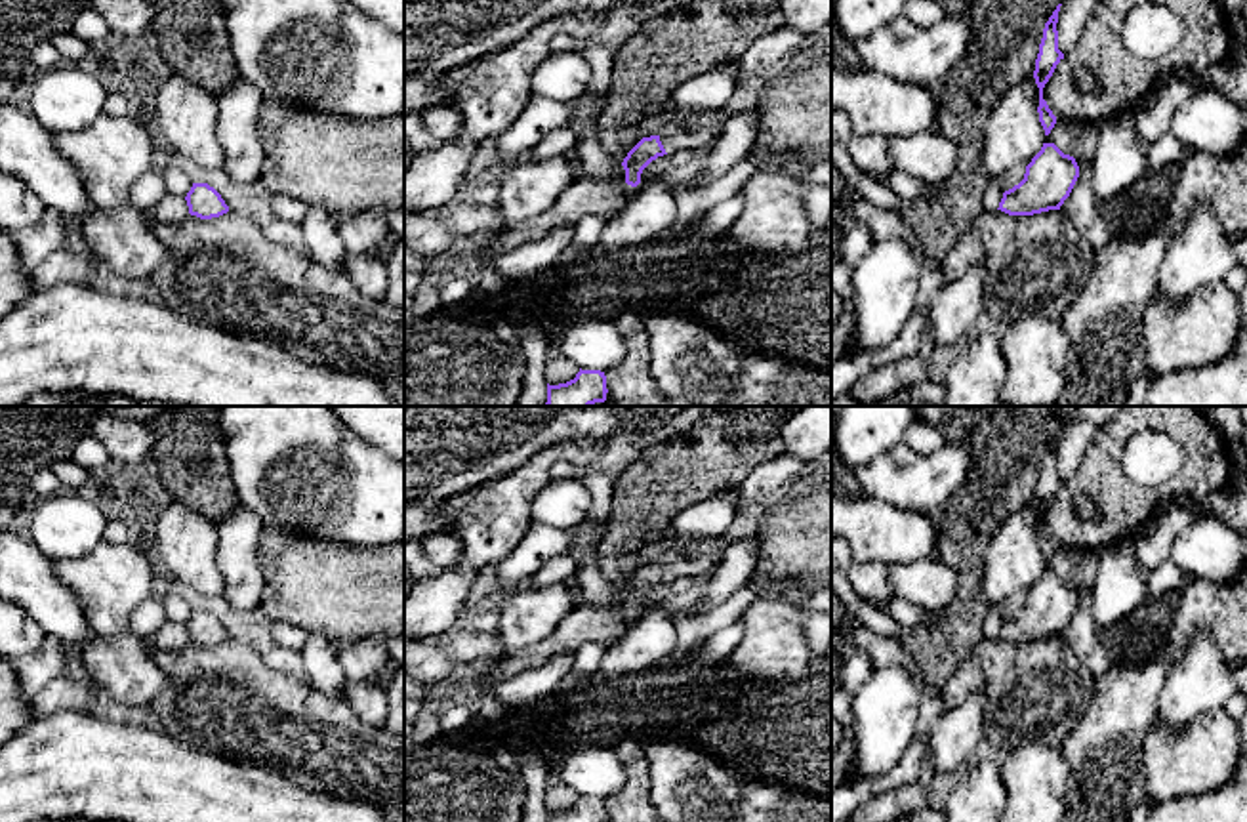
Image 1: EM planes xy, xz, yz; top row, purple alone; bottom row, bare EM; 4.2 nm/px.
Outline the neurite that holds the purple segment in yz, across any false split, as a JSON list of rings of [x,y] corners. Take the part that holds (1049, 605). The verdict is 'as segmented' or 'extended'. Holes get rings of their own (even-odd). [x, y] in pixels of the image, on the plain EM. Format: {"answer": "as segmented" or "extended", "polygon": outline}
{"answer": "as segmented", "polygon": [[[1043,570],[1041,578],[1026,593],[1024,606],[1003,620],[997,637],[1009,643],[1060,637],[1077,605],[1075,586],[1064,582],[1054,570]]]}

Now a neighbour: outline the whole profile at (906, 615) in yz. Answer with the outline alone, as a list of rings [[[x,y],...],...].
[[[894,597],[877,608],[885,610],[902,629],[911,629],[932,622],[932,612],[911,605],[906,599]]]

